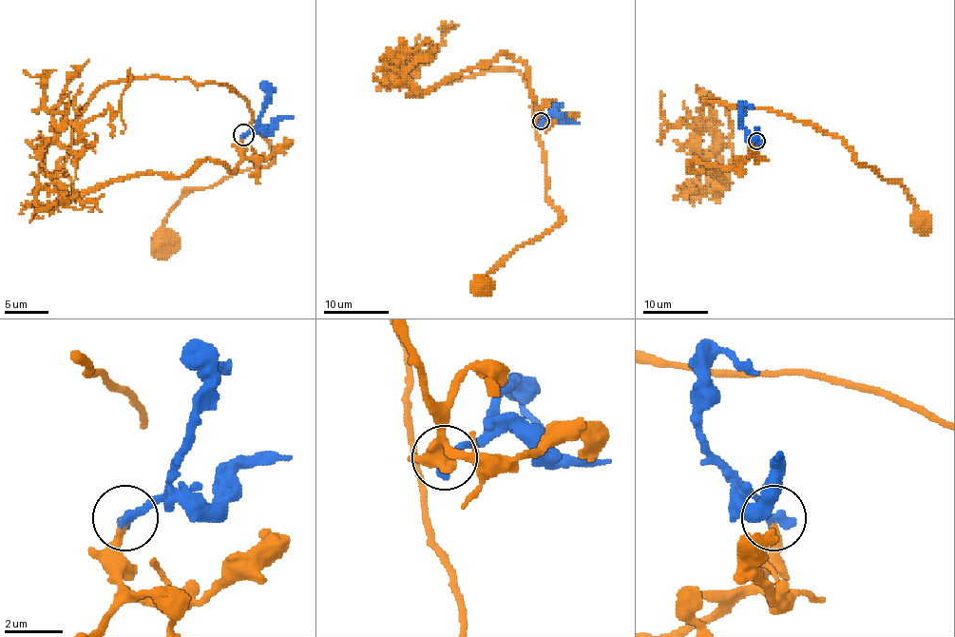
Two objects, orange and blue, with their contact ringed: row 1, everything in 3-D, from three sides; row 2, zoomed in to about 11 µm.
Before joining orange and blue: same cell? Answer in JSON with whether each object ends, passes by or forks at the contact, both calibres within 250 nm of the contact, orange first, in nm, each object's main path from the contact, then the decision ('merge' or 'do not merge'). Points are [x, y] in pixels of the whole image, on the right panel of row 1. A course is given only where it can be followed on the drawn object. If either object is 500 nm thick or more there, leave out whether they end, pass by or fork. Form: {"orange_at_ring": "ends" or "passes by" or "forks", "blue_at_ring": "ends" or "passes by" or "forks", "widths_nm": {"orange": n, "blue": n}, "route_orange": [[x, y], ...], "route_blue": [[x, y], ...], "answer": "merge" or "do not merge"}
{"orange_at_ring": "ends", "blue_at_ring": "ends", "widths_nm": {"orange": 240, "blue": 440}, "route_orange": [[755, 142], [732, 167], [689, 164], [725, 188], [730, 114], [704, 99], [771, 109], [895, 181], [928, 234]], "route_blue": [[755, 142], [741, 125], [739, 112], [745, 104], [753, 109]], "answer": "merge"}

